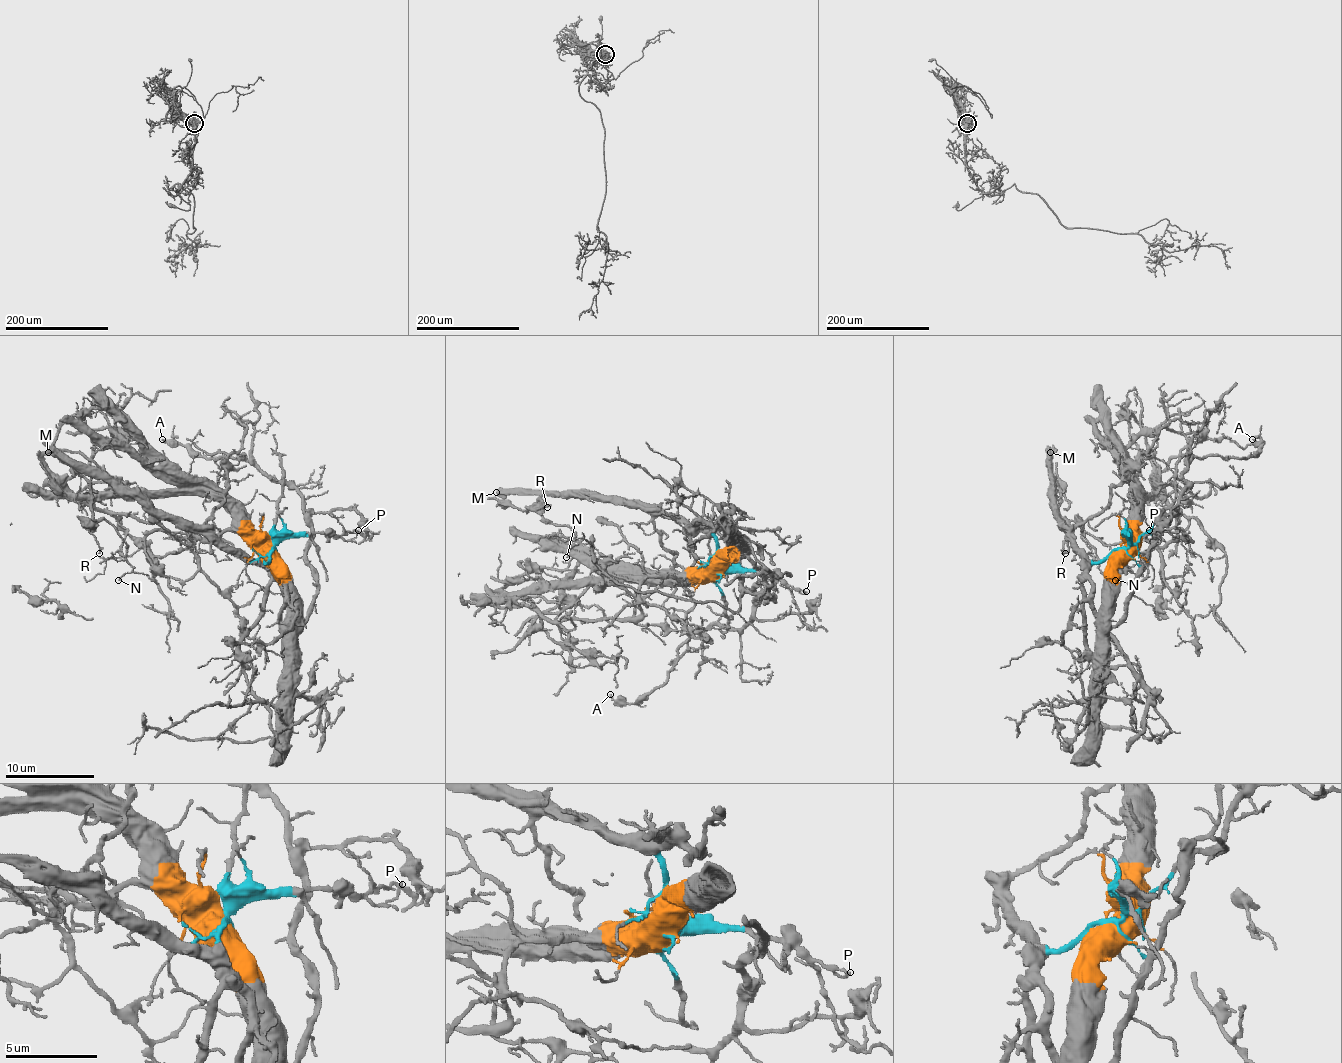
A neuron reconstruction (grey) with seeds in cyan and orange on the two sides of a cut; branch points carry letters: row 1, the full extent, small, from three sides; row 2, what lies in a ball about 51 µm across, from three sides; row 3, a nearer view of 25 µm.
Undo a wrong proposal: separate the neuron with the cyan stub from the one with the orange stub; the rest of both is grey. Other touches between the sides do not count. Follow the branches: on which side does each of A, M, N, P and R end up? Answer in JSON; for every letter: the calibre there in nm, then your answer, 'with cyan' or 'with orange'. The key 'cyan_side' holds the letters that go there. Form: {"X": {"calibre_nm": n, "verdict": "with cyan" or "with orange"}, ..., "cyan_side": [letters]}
{"A": {"calibre_nm": 140, "verdict": "with orange"}, "M": {"calibre_nm": 440, "verdict": "with cyan"}, "N": {"calibre_nm": 120, "verdict": "with cyan"}, "P": {"calibre_nm": 110, "verdict": "with cyan"}, "R": {"calibre_nm": 150, "verdict": "with cyan"}, "cyan_side": ["M", "N", "P", "R"]}

